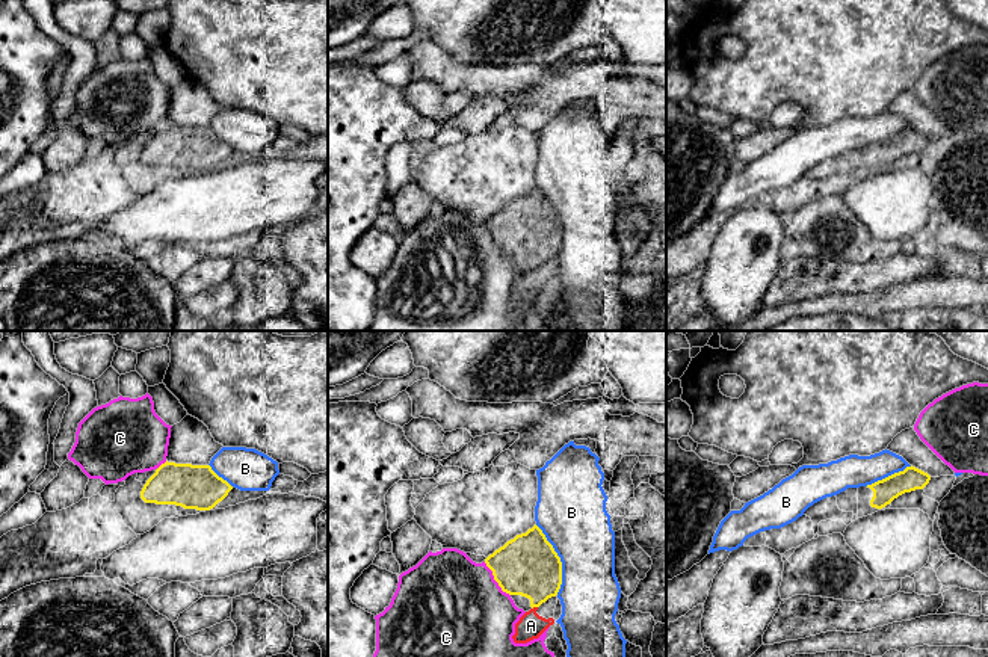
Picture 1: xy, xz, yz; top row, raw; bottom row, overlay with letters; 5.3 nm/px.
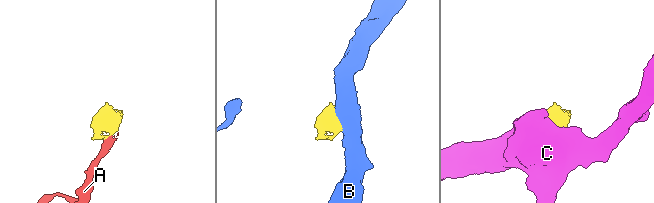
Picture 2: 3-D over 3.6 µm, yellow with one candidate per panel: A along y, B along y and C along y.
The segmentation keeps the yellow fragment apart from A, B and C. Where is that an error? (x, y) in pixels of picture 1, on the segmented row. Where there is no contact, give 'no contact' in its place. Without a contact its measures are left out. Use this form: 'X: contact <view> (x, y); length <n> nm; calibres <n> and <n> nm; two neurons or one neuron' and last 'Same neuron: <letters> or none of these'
A: contact xz (534, 606); length 40 nm; calibres 320 and 140 nm; two neurons
B: contact xz (559, 559); length 400 nm; calibres 320 and 360 nm; two neurons
C: contact xz (494, 579); length 240 nm; calibres 320 and 500 nm; two neurons
Same neuron: none of these

